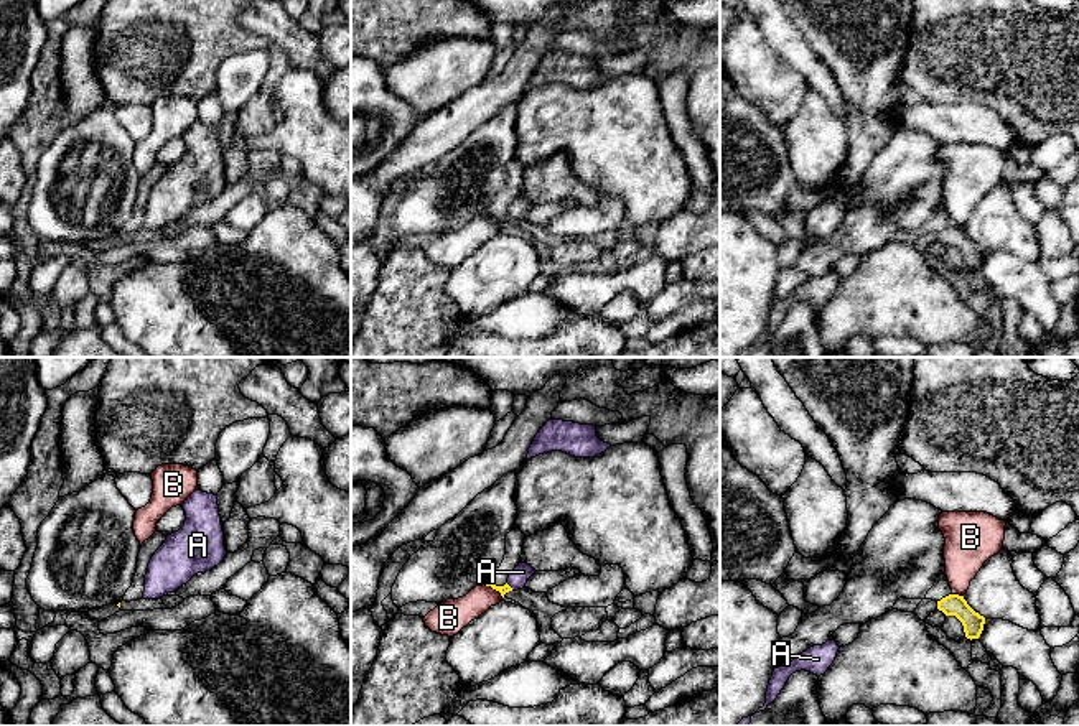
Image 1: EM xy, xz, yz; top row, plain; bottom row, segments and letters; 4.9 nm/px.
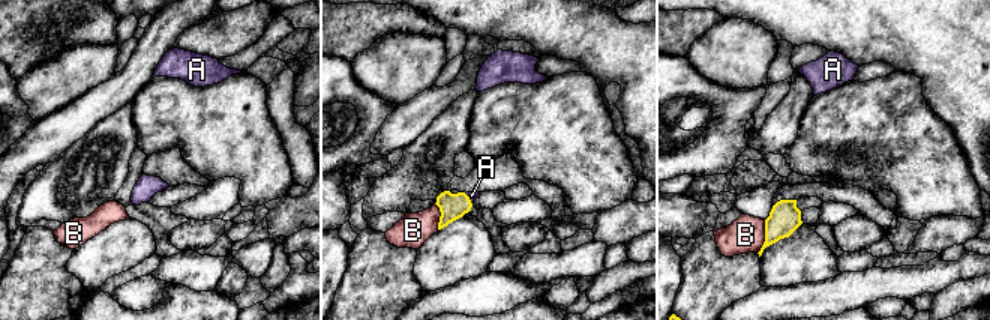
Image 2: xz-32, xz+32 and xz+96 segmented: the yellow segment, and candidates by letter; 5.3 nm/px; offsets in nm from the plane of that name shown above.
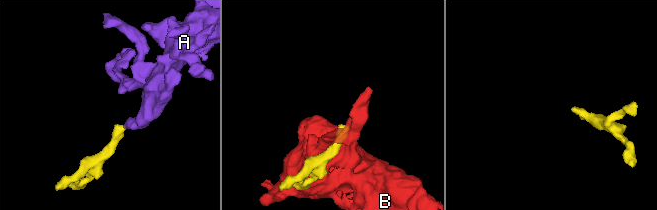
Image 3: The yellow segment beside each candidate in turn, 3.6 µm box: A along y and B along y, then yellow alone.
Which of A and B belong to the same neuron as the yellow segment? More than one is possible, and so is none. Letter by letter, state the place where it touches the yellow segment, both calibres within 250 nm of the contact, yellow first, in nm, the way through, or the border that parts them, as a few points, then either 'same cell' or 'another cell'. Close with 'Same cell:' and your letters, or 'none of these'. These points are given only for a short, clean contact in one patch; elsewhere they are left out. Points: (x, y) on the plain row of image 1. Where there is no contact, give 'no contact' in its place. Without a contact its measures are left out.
A: contact xz (509, 218); calibres 50 and 90 nm; way xz (506, 219), (509, 218), (523, 203); same cell
B: contact xz (495, 219); calibres 50 and 160 nm; another cell
Same cell: A

